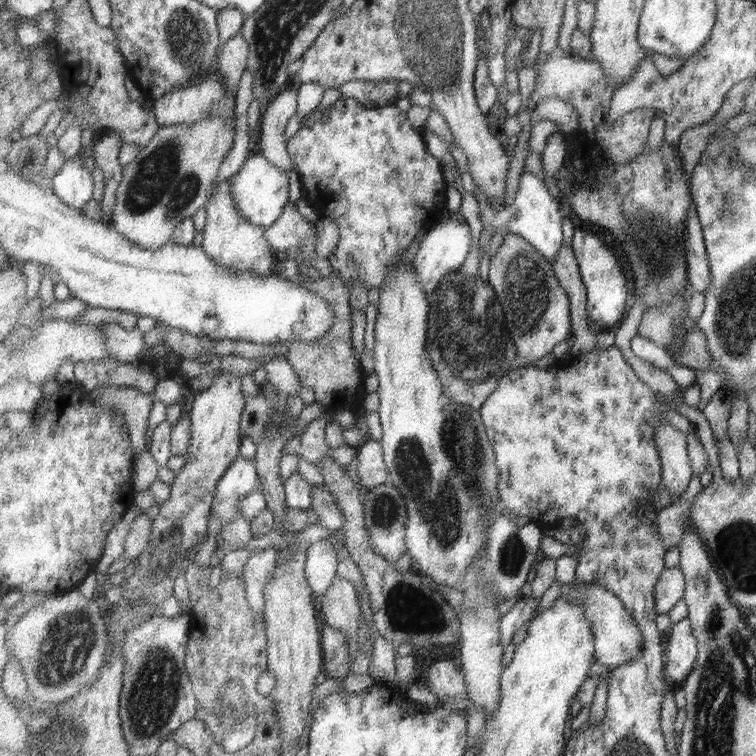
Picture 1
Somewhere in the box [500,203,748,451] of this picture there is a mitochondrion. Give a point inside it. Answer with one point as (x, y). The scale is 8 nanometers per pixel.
(663, 266)

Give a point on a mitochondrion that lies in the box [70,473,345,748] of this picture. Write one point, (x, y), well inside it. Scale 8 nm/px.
(156, 692)

